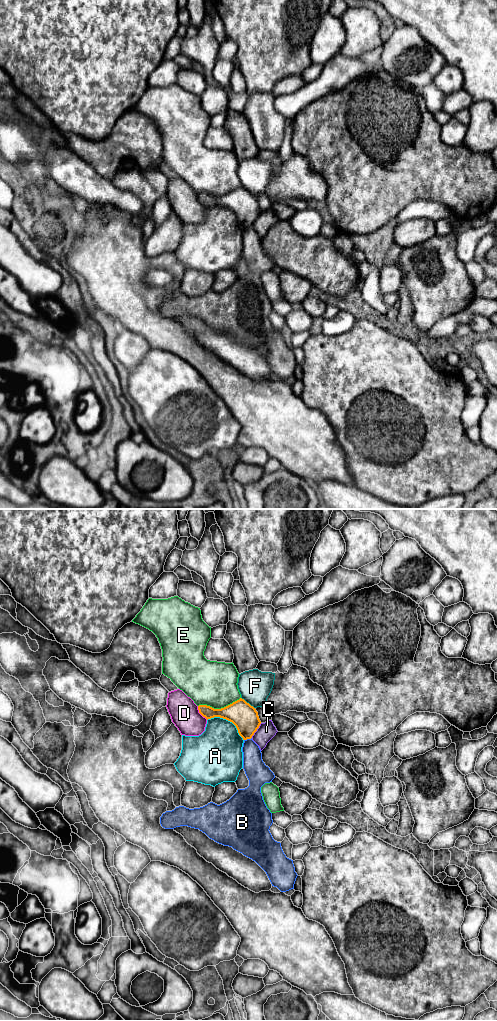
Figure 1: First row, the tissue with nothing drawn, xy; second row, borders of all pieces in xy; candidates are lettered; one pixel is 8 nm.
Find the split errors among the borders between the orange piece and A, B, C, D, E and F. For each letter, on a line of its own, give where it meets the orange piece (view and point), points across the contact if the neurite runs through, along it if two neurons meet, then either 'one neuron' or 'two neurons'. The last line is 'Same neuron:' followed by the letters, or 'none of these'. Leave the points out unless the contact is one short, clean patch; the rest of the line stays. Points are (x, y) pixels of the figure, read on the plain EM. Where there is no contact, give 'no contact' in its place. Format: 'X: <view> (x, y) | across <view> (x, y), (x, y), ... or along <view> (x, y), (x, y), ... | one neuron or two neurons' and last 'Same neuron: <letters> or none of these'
A: xy (228, 208) | two neurons
B: xy (247, 226) | along xy (251, 225), (244, 228) | two neurons
C: xy (256, 218) | two neurons
D: xy (200, 201) | two neurons
E: xy (219, 197) | two neurons
F: xy (248, 191) | two neurons
Same neuron: none of these

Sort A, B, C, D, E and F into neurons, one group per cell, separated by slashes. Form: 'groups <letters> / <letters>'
groups A / B / C / D / E / F

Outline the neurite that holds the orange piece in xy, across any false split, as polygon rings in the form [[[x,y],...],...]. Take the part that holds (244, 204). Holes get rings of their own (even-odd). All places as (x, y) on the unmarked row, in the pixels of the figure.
[[[242,186],[221,197],[199,193],[198,198],[207,208],[220,205],[232,210],[243,228],[251,227],[261,212],[256,197]]]

